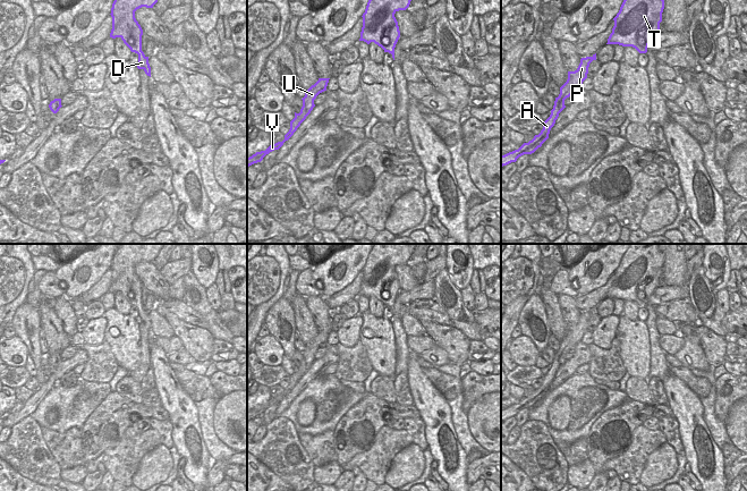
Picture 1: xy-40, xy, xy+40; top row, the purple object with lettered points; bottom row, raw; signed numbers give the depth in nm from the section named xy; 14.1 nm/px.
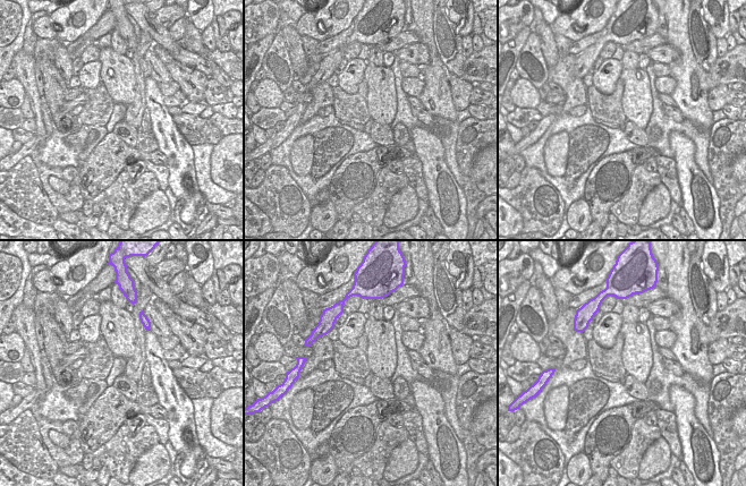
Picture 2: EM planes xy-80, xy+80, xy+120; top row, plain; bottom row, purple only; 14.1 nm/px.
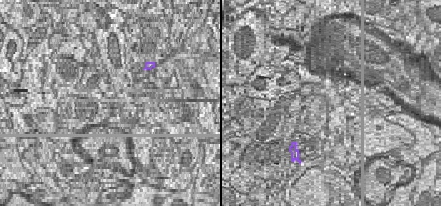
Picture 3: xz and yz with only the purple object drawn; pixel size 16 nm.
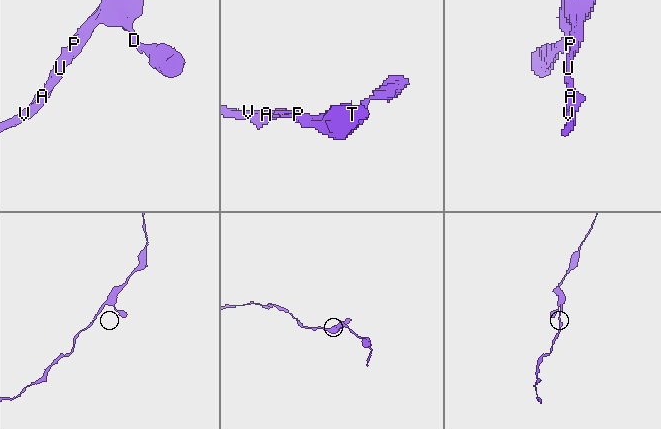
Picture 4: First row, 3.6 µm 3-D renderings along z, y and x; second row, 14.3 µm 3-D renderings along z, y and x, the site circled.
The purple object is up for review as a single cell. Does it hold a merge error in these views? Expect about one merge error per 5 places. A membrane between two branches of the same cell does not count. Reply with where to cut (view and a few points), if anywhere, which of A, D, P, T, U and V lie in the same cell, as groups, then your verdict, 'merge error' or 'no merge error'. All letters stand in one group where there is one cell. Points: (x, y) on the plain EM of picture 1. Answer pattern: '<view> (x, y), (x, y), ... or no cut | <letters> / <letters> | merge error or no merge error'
no cut | A D P T U V | no merge error

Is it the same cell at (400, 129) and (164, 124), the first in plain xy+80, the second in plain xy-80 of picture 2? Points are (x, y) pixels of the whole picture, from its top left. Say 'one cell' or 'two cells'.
two cells

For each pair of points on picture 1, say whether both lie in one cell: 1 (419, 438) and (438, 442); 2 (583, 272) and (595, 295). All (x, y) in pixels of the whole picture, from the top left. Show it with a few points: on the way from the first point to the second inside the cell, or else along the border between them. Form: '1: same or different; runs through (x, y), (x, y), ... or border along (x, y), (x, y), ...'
1: different; border along (421, 417), (424, 423), (424, 438), (429, 447)
2: different; border along (612, 273), (603, 285), (582, 296)

